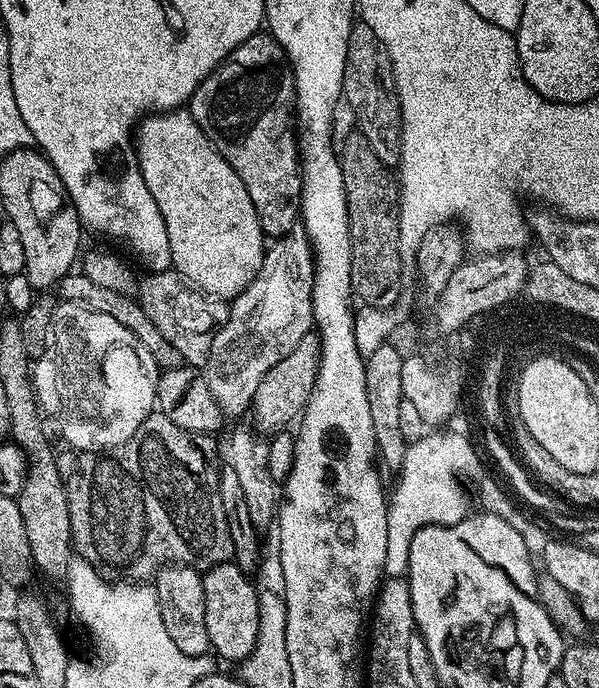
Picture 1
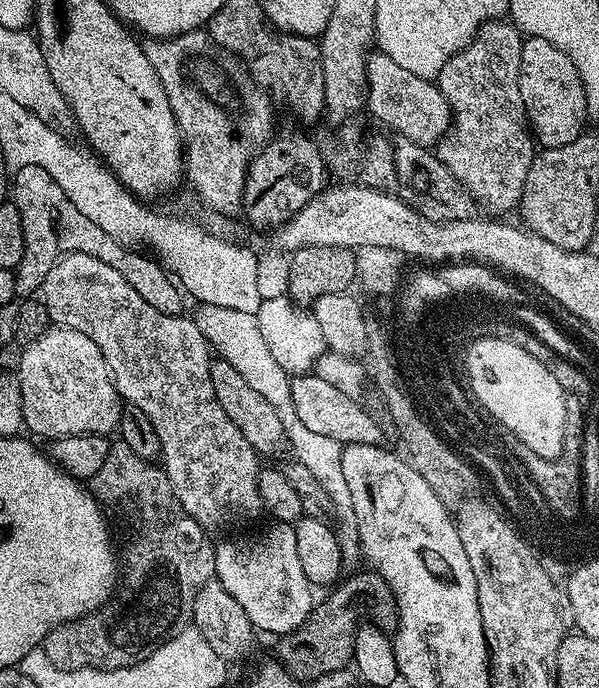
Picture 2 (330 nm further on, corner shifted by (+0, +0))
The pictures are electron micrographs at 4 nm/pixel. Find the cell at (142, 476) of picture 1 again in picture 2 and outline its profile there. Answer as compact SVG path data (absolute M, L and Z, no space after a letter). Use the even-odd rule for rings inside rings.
M121 442L109 443L106 462L90 481L90 491L109 513L116 512L117 518L124 523L124 528L128 531L128 541L124 544L124 552L122 548L122 563L118 568L118 587L111 601L105 604L103 608L99 608L97 612L91 612L89 616L83 616L70 621L68 624L63 624L60 628L50 630L50 634L46 634L42 647L46 658L50 658L50 662L54 662L54 666L59 668L129 668L138 662L142 662L142 658L154 654L154 650L158 650L158 646L162 646L167 640L174 638L174 634L178 634L182 629L192 624L194 598L198 598L198 590L202 590L202 586L206 586L206 582L216 575L216 550L213 541L208 541L210 539L209 533L182 508L182 502L175 497L174 490L171 489L171 484L167 480L163 468L157 466L151 460L143 460L138 454L134 454L134 451L130 450L126 444Z

